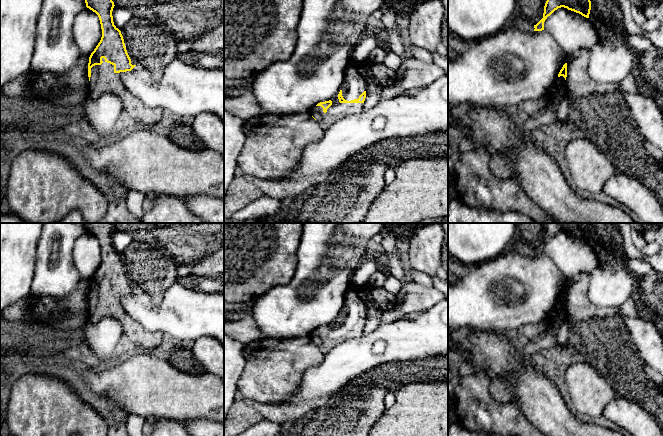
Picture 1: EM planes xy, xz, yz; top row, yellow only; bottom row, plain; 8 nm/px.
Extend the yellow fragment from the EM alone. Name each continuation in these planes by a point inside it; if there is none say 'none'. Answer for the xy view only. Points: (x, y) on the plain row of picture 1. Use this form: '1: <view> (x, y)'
1: xy (103, 303)

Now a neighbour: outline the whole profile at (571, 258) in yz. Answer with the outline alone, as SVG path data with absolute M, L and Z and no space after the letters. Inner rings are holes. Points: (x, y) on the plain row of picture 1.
M564 231L547 241L544 254L557 265L567 280L579 273L591 272L599 264L589 242Z

